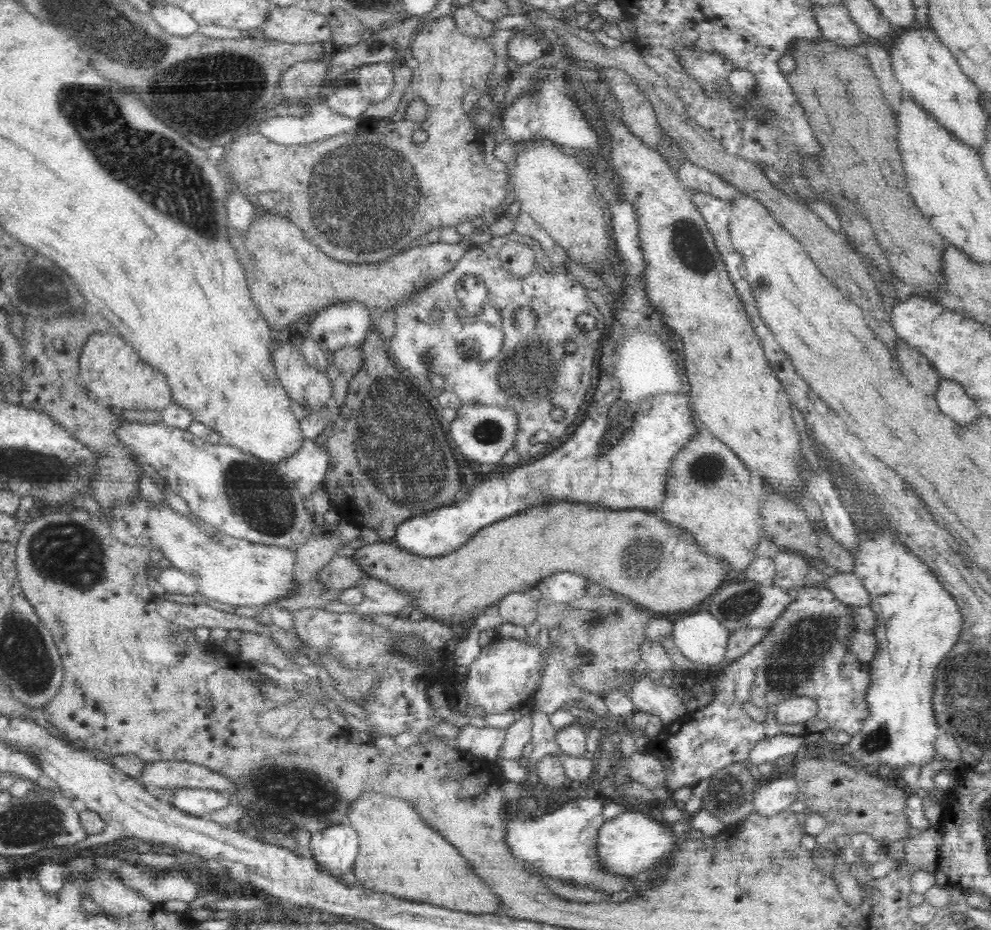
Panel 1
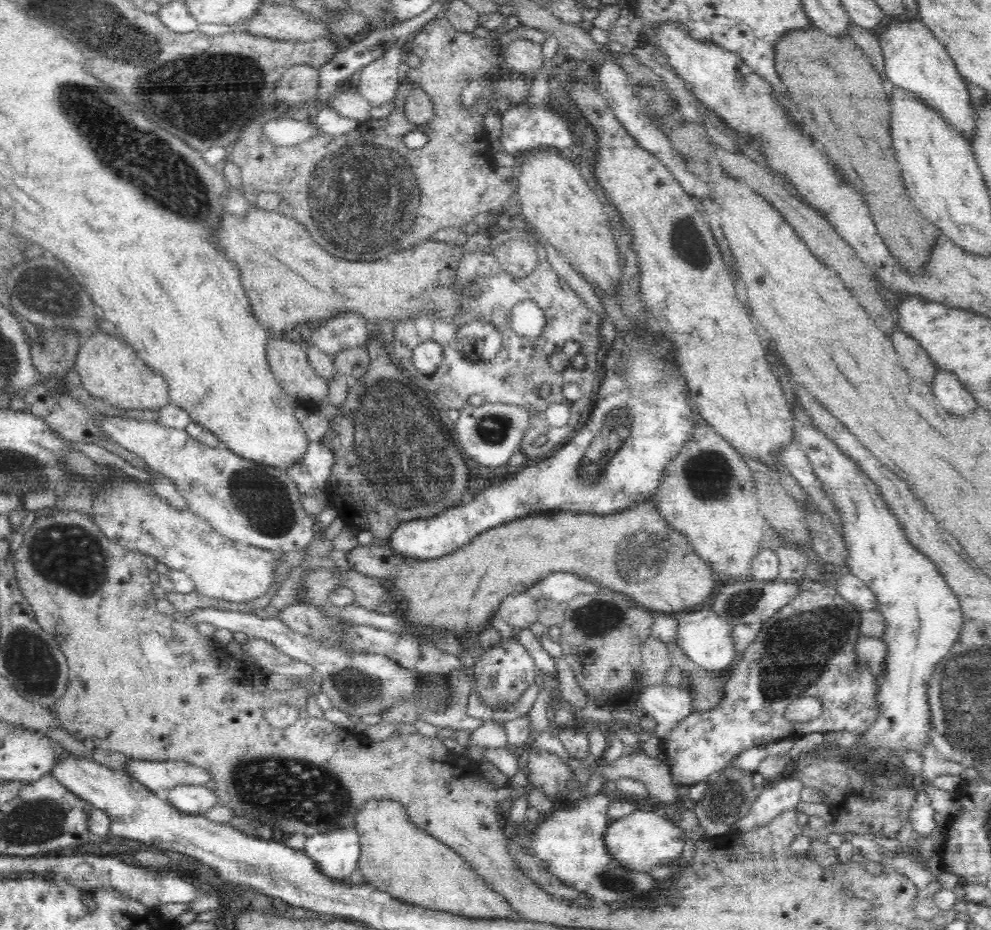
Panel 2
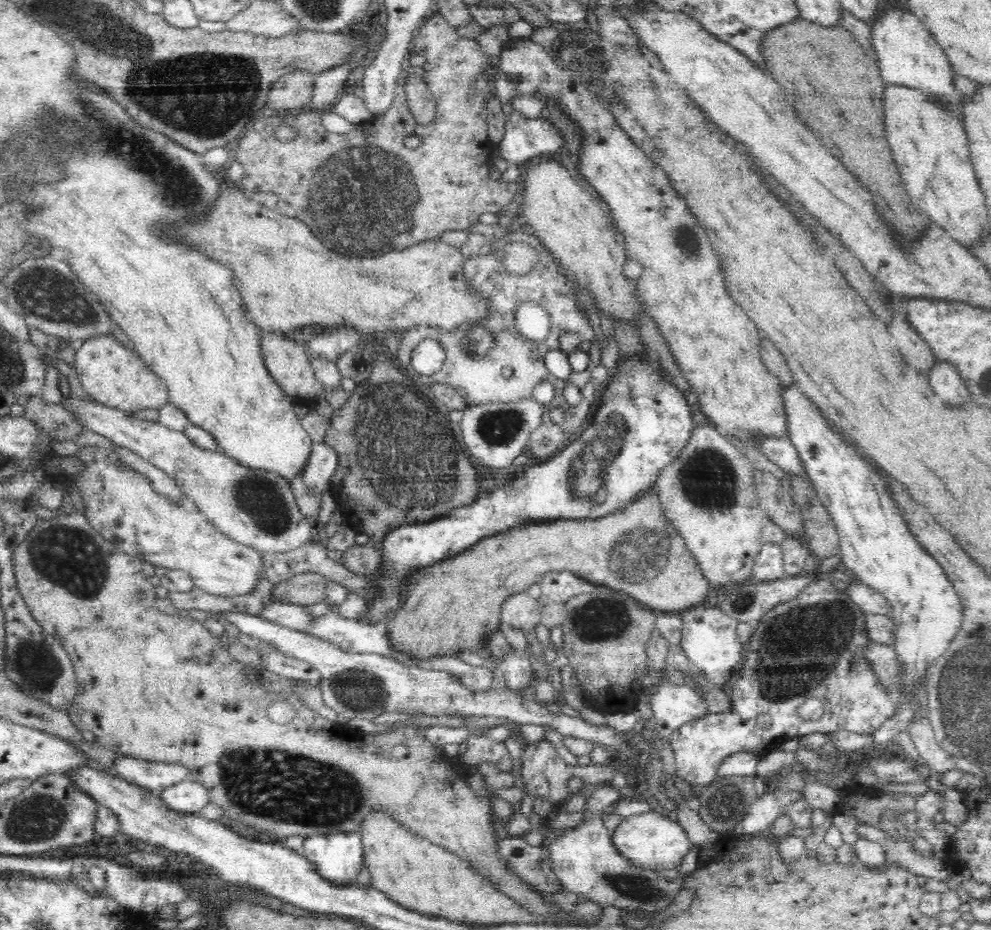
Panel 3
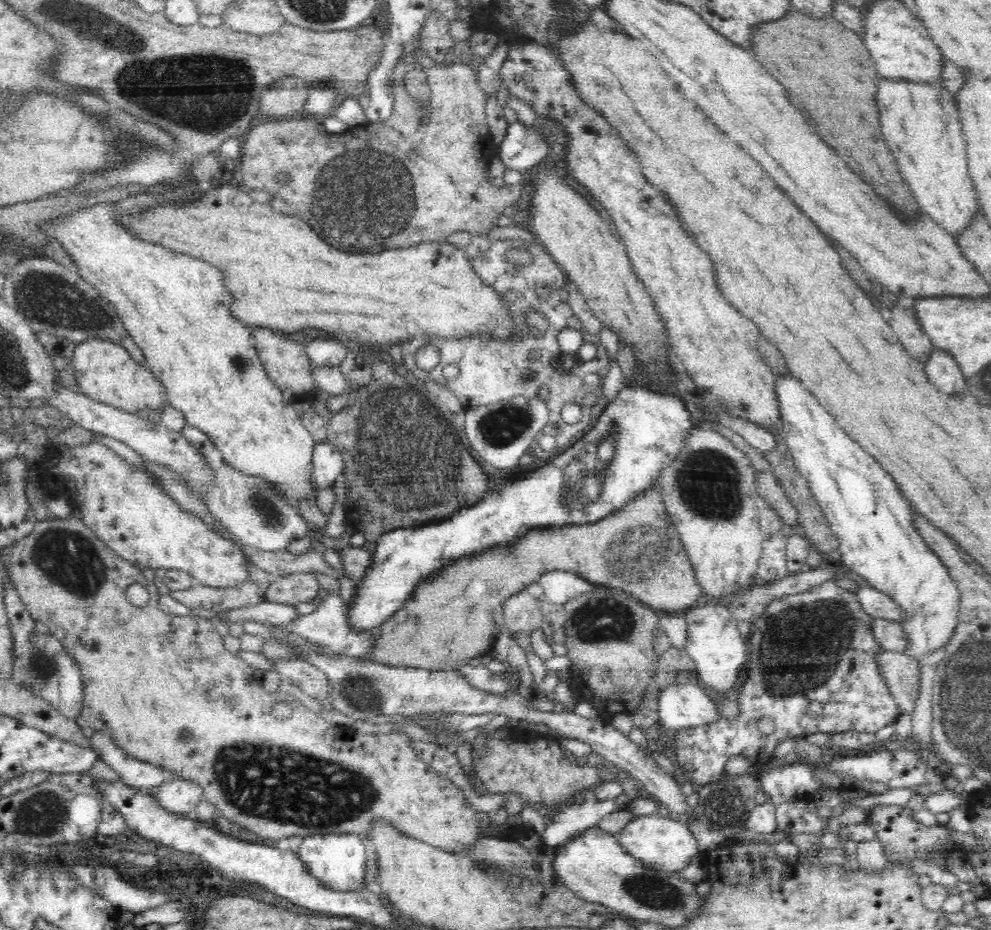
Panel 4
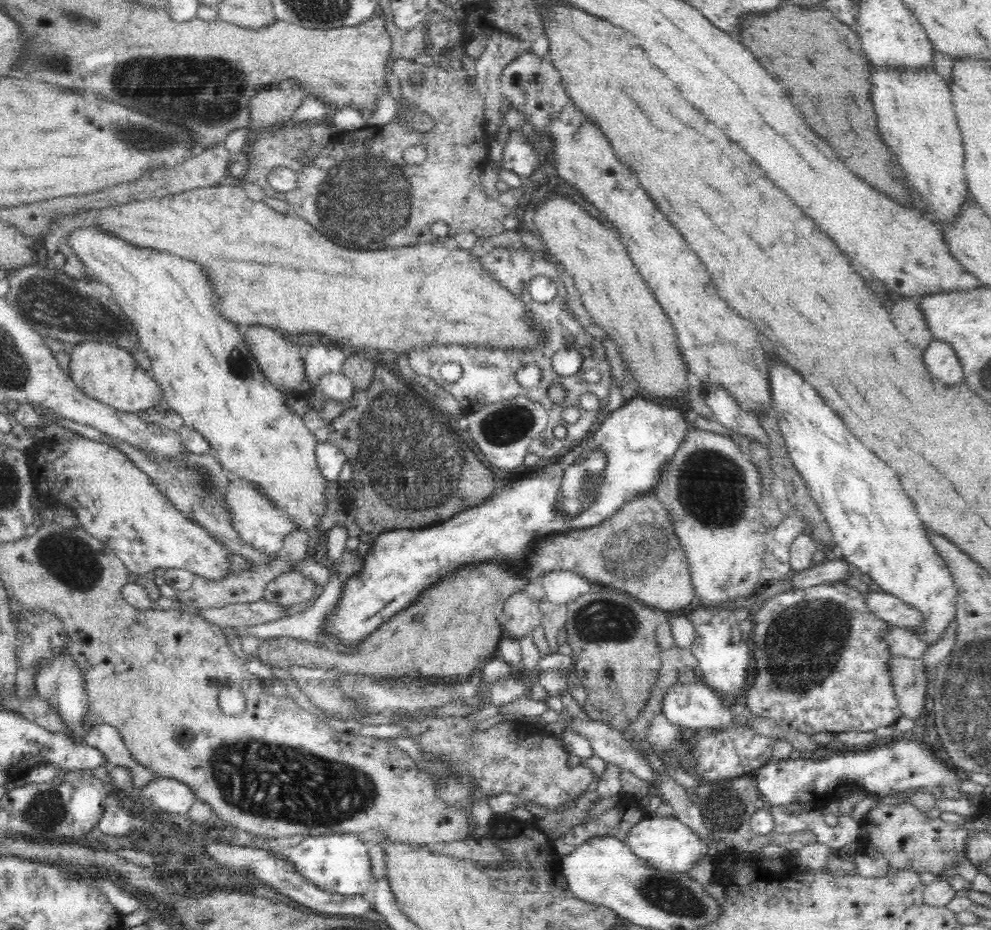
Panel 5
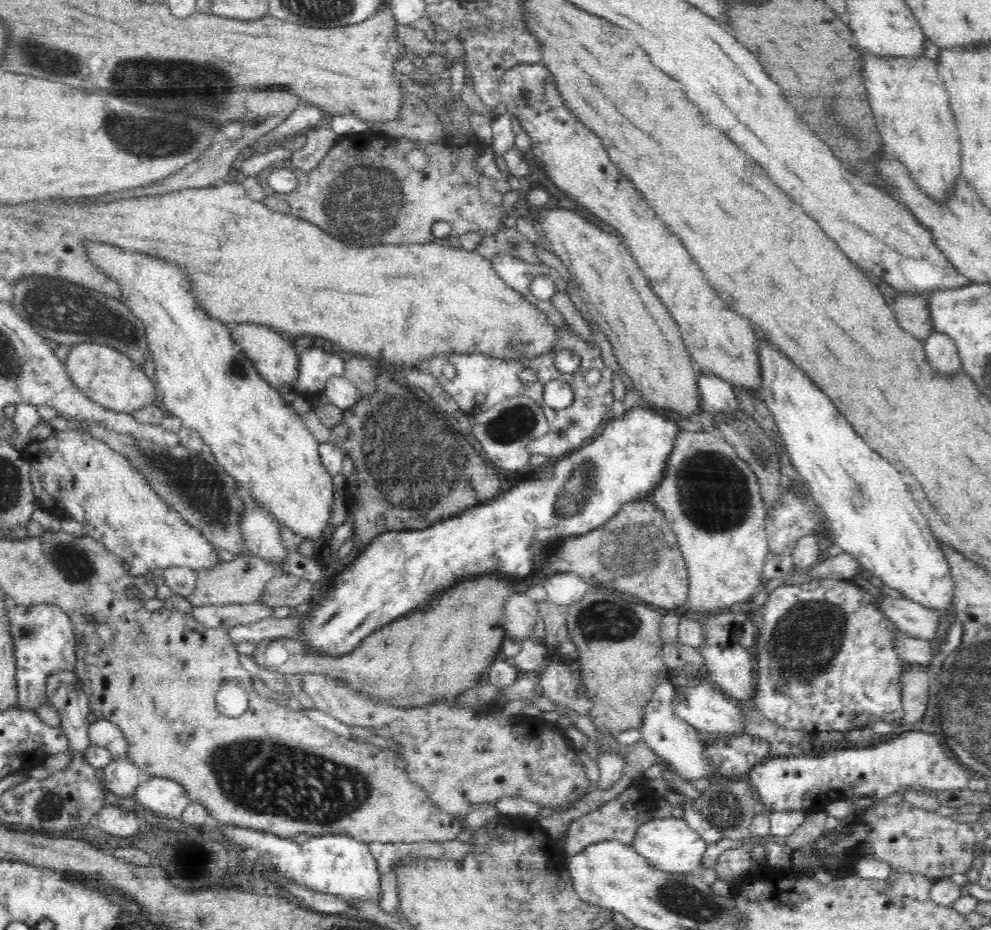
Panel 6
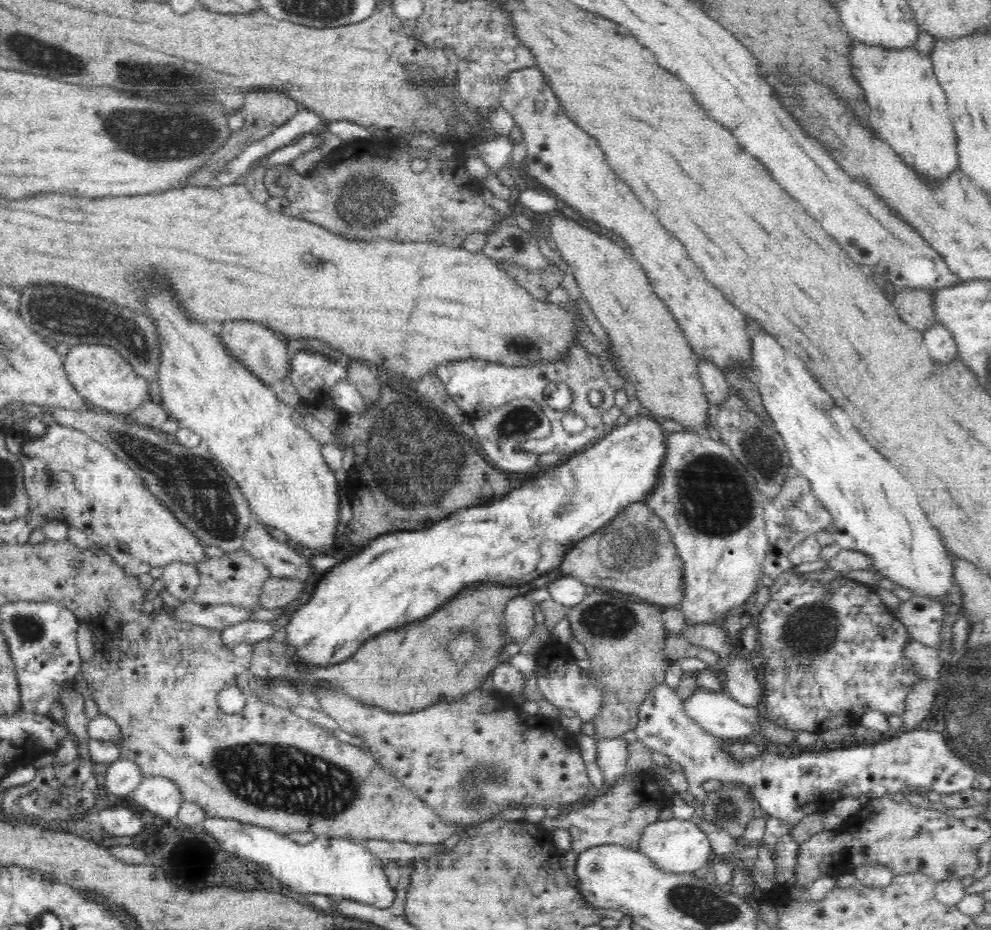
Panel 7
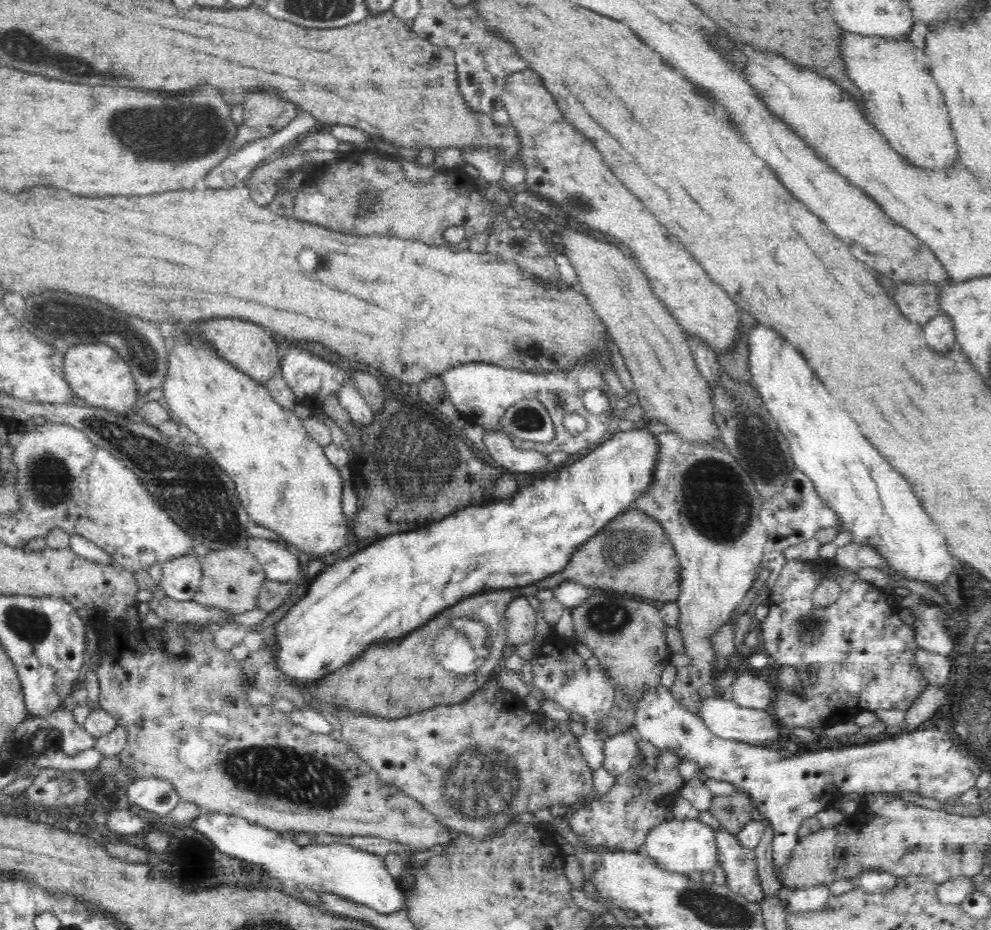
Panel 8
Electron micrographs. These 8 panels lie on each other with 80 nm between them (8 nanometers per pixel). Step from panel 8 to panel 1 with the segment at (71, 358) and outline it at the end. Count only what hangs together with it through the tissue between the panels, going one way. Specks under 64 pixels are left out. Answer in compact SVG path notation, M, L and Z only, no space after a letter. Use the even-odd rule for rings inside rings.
M111 329L90 336L78 361L79 375L88 396L101 405L159 413L174 403L166 375L145 363L134 347Z

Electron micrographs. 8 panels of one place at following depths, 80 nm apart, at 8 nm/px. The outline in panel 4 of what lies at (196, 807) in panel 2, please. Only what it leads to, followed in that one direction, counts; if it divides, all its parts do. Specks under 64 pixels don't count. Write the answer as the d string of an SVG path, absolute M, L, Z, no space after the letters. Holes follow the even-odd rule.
M186 779L170 780L149 790L164 809L180 816L186 816L204 800L204 791L196 782Z

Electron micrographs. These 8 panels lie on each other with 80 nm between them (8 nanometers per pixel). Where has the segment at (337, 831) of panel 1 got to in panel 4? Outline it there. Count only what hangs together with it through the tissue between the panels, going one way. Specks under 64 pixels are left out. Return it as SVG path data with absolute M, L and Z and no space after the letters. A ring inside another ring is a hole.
M332 832L330 834L303 837L296 856L322 885L337 891L357 891L364 886L366 868L366 846L364 837L354 833Z

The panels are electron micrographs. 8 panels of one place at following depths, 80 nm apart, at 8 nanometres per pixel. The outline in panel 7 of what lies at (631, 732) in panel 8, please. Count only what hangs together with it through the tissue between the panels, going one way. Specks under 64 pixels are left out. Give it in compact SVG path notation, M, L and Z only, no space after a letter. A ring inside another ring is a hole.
M593 721L583 722L582 733L593 736L597 746L597 765L602 774L605 788L615 784L626 770L628 758L627 742L622 737L602 738L596 735Z

